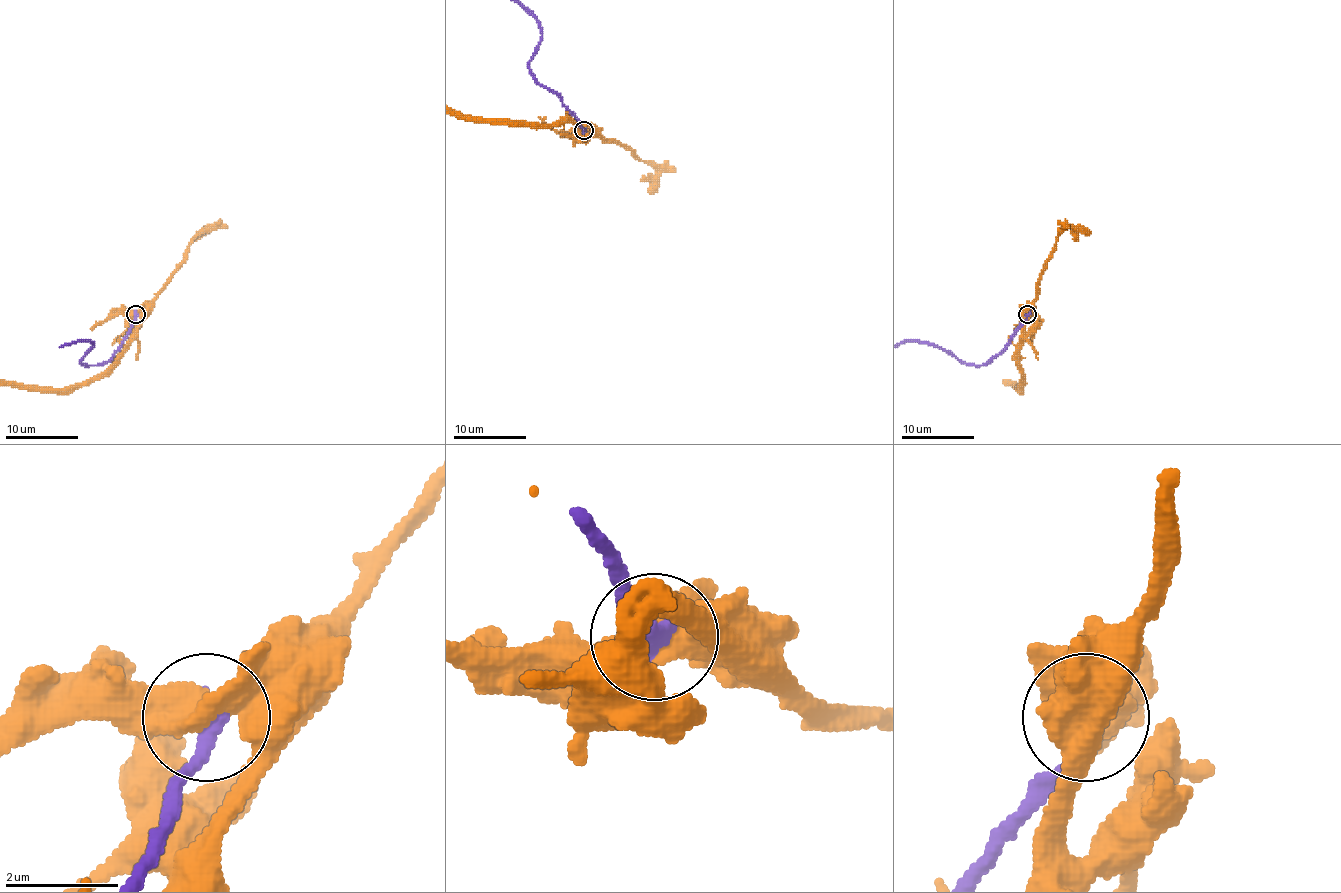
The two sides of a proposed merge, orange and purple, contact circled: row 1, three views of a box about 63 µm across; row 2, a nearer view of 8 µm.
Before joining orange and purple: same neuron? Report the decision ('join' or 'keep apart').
keep apart

